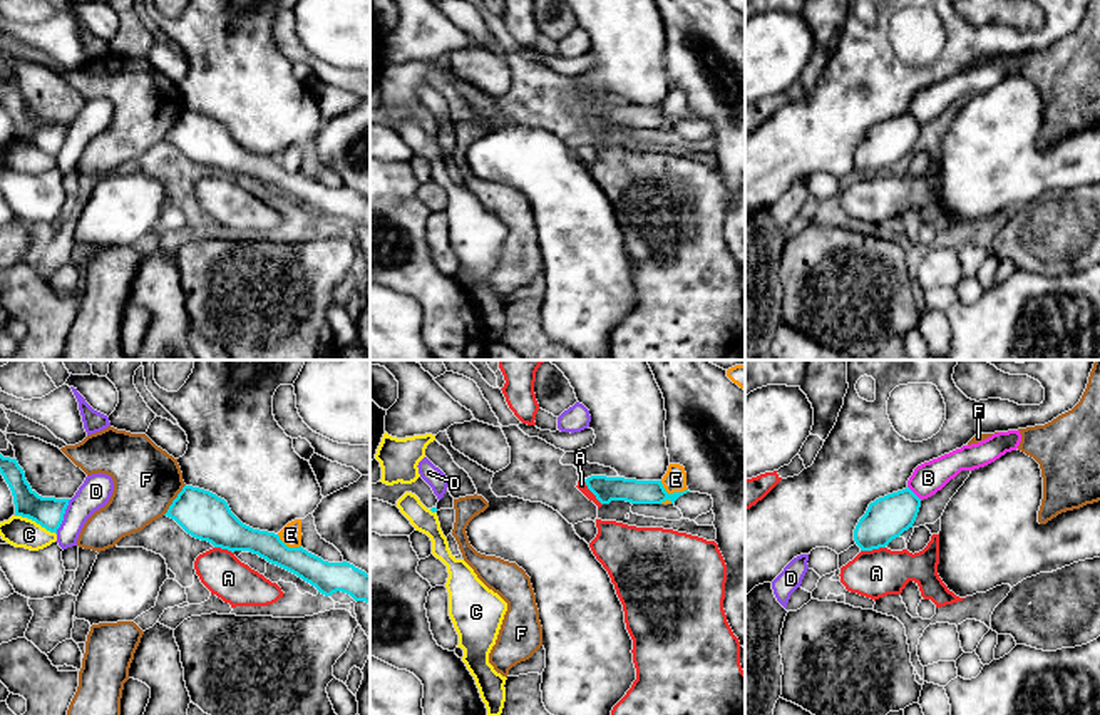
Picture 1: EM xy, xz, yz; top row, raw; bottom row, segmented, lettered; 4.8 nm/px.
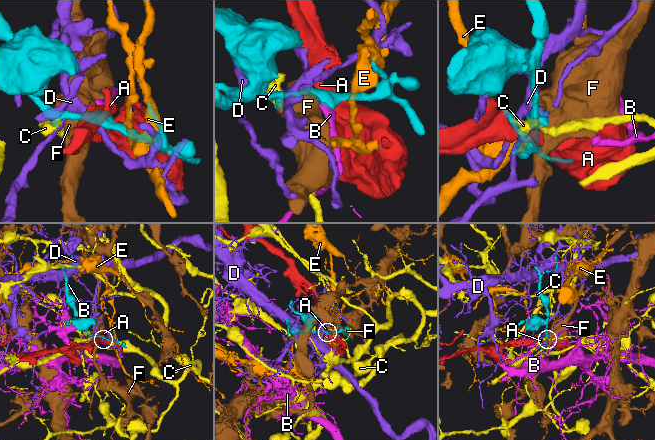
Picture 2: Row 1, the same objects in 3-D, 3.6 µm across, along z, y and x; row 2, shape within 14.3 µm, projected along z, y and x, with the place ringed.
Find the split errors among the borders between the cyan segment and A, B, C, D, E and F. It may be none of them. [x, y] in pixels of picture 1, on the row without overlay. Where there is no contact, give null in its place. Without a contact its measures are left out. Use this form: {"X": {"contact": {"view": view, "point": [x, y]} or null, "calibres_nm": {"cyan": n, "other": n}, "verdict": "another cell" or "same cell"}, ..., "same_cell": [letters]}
{"A": {"contact": {"view": "xz", "point": [591, 116]}, "calibres_nm": {"cyan": 120, "other": 50}, "verdict": "another cell"}, "B": {"contact": {"view": "yz", "point": [913, 118]}, "calibres_nm": {"cyan": 200, "other": 150}, "verdict": "another cell"}, "C": {"contact": {"view": "xy", "point": [42, 151]}, "calibres_nm": {"cyan": 140, "other": 150}, "verdict": "another cell"}, "D": {"contact": {"view": "xy", "point": [62, 141]}, "calibres_nm": {"cyan": 140, "other": 150}, "verdict": "another cell"}, "E": {"contact": {"view": "xz", "point": [673, 118]}, "calibres_nm": {"cyan": 120, "other": 110}, "verdict": "another cell"}, "F": {"contact": {"view": "xy", "point": [174, 124]}, "calibres_nm": {"cyan": 220, "other": 320}, "verdict": "another cell"}, "same_cell": []}

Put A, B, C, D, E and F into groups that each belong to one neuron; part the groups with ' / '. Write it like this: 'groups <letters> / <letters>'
groups A / B / C / D / E / F

